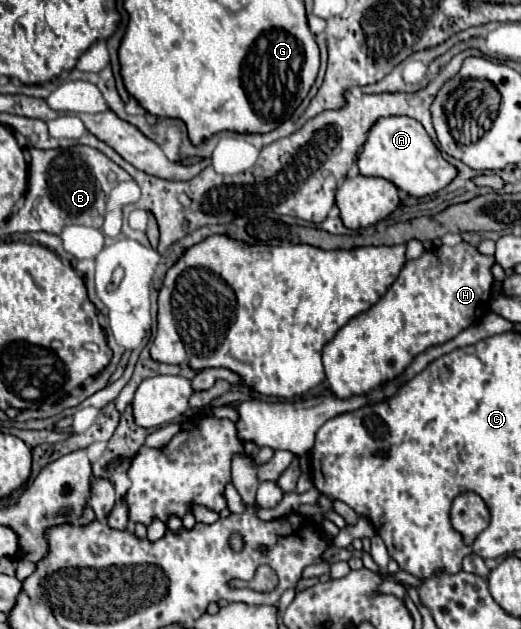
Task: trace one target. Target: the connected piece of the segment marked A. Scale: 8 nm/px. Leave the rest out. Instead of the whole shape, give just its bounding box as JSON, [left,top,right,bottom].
[356,116,456,198]

